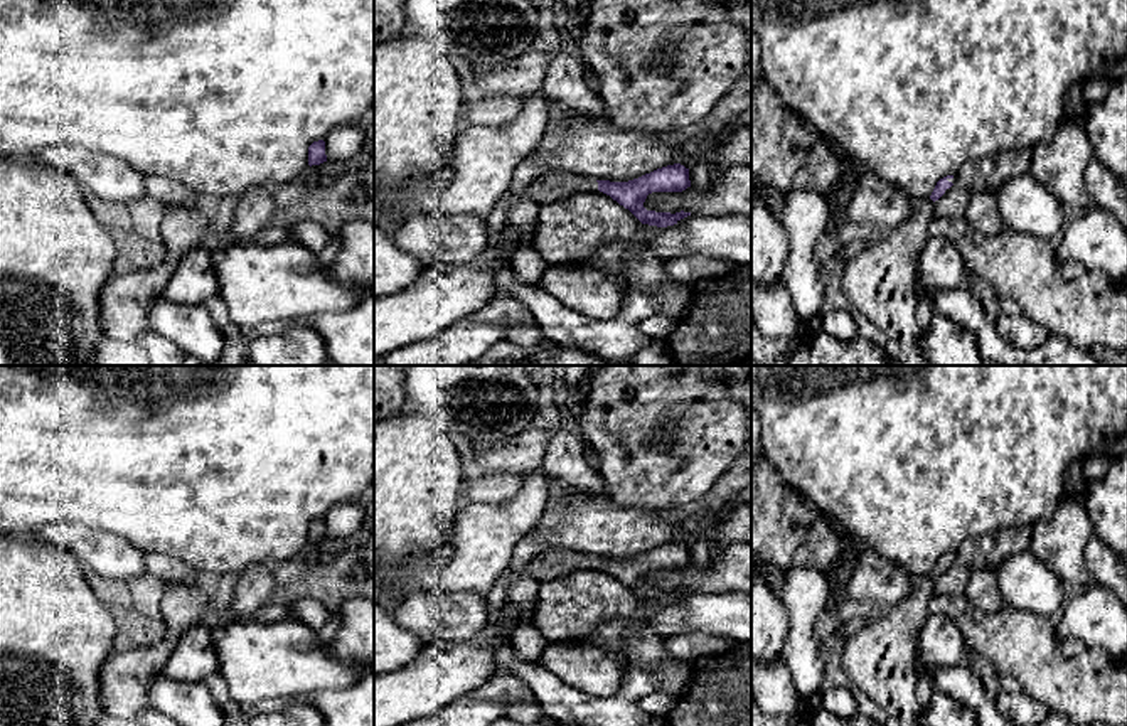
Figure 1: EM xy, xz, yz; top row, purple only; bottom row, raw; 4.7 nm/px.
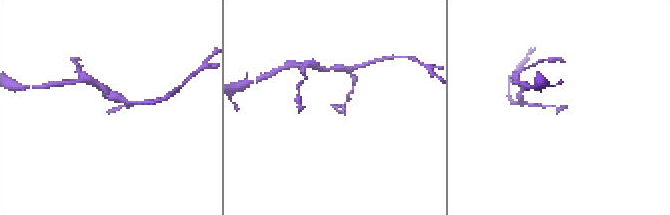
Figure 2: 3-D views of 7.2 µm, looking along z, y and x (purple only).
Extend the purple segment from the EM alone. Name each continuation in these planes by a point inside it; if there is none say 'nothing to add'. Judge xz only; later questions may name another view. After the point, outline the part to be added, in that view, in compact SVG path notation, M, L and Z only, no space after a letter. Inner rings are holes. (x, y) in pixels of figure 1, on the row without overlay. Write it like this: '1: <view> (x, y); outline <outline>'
1: xz (548, 565); outline M546 549L531 559L526 568L526 574L532 576L542 585L544 581L586 568L598 568L596 556L585 556L564 549Z

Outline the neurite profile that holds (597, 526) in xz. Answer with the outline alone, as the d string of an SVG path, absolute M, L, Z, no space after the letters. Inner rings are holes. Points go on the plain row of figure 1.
M539 472L546 485L546 509L529 534L546 537L544 551L628 559L679 541L679 522L670 514L622 507L606 492L578 494Z

